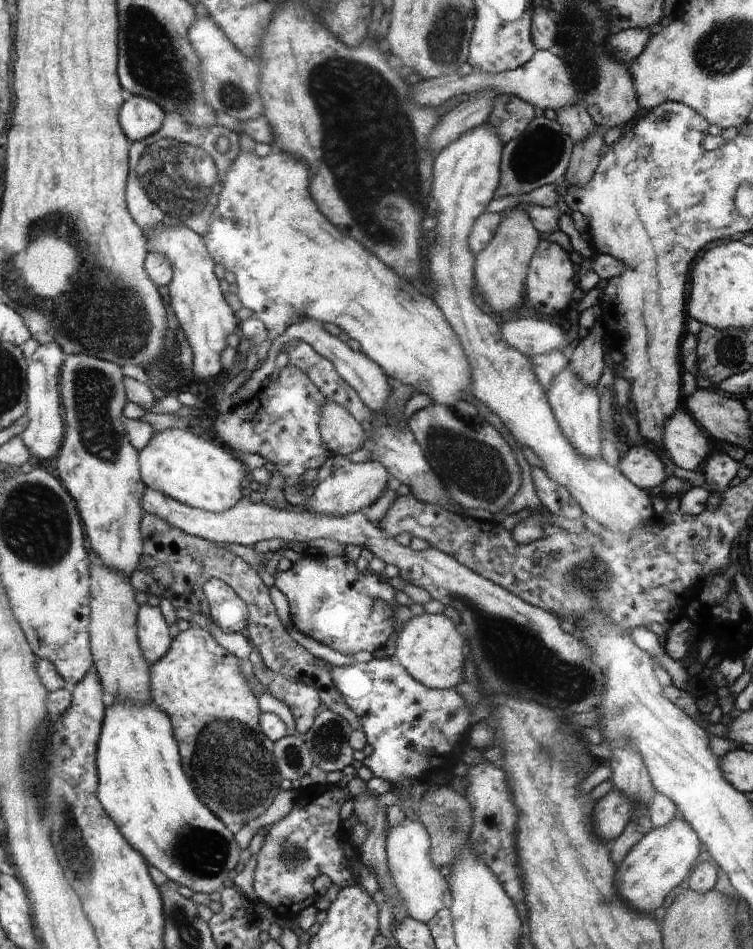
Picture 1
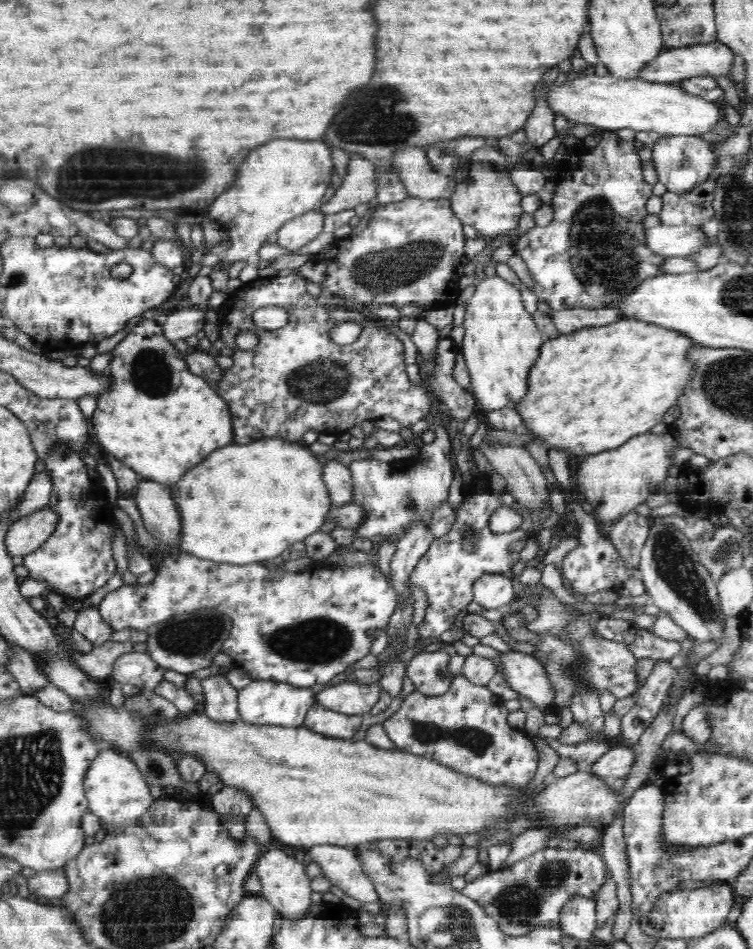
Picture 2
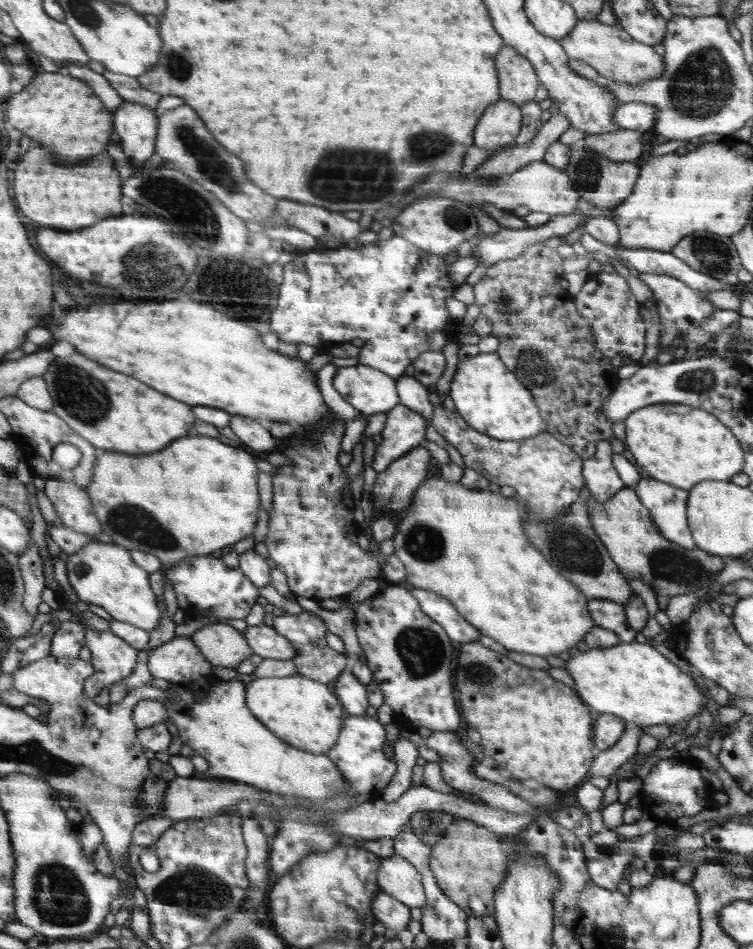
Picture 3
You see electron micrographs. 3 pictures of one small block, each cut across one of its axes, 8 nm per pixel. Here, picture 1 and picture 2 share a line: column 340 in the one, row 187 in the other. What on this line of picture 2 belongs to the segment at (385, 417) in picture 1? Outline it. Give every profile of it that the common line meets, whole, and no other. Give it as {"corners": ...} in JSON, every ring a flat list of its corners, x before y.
{"corners":[[351,157,339,189,328,203,319,204,318,210,326,216,354,209,363,203,373,205,378,192,377,174,375,162,364,157]]}

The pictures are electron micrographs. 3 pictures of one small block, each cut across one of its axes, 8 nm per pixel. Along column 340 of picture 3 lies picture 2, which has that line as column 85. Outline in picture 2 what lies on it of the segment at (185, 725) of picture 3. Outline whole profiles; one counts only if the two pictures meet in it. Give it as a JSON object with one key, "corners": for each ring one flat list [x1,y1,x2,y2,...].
{"corners":[[103,751,84,776,84,790,89,802,88,810,99,816,102,824,108,825,108,831,133,826,141,816,152,806,155,798,150,794,150,786,143,779,143,775,135,763,126,755,116,751]]}

